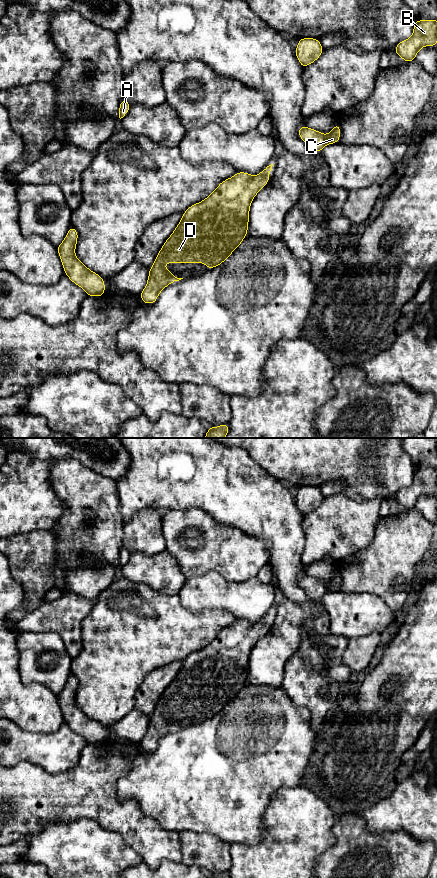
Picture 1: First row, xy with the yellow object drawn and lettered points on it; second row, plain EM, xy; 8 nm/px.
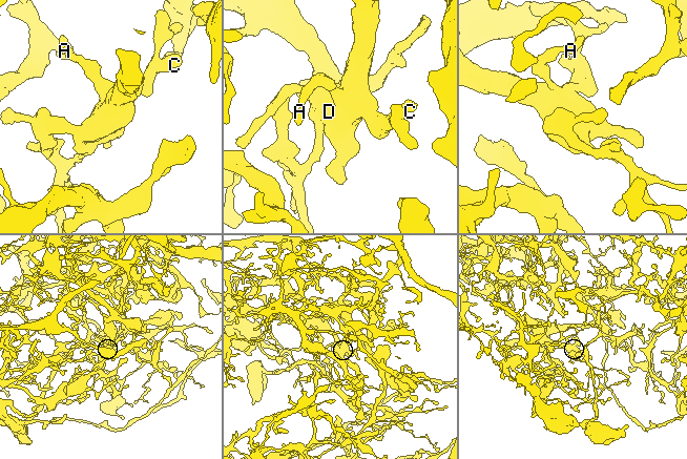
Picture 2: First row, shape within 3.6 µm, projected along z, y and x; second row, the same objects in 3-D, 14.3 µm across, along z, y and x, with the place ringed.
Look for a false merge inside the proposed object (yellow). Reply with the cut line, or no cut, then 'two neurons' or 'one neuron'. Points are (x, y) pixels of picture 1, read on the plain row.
no cut; one neuron

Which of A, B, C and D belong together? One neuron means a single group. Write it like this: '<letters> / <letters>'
A B C D

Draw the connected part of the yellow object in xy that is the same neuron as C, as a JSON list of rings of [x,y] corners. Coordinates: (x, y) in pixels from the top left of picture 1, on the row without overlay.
[[[338,571],[334,573],[334,576],[327,583],[307,574],[300,574],[298,579],[299,585],[305,590],[306,594],[315,600],[321,600],[328,592],[338,591],[340,582],[341,577]]]

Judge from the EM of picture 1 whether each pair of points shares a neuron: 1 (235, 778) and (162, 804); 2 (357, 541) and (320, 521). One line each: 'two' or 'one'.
1: one
2: one

